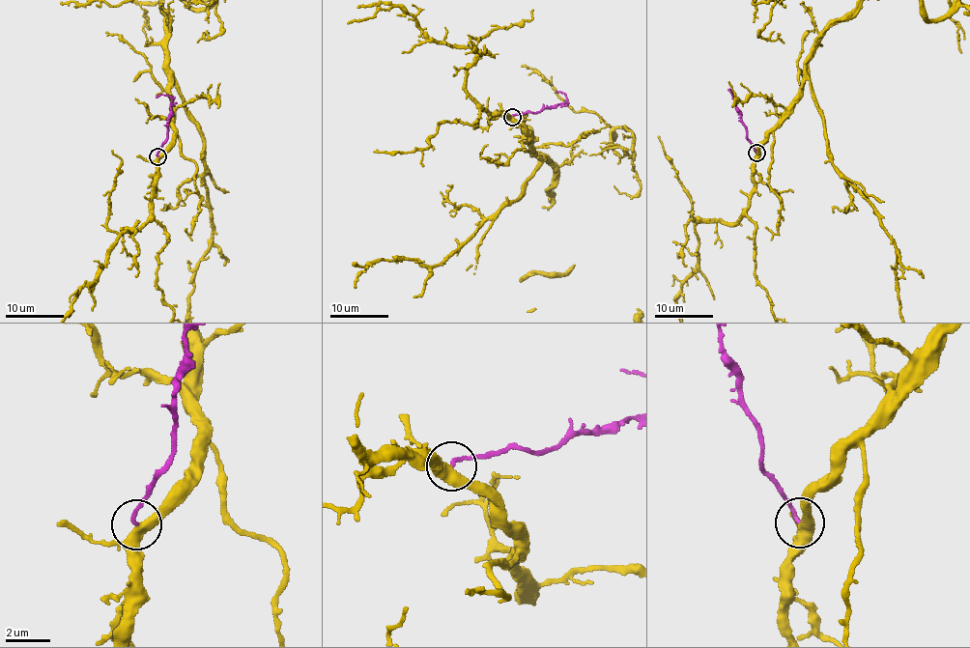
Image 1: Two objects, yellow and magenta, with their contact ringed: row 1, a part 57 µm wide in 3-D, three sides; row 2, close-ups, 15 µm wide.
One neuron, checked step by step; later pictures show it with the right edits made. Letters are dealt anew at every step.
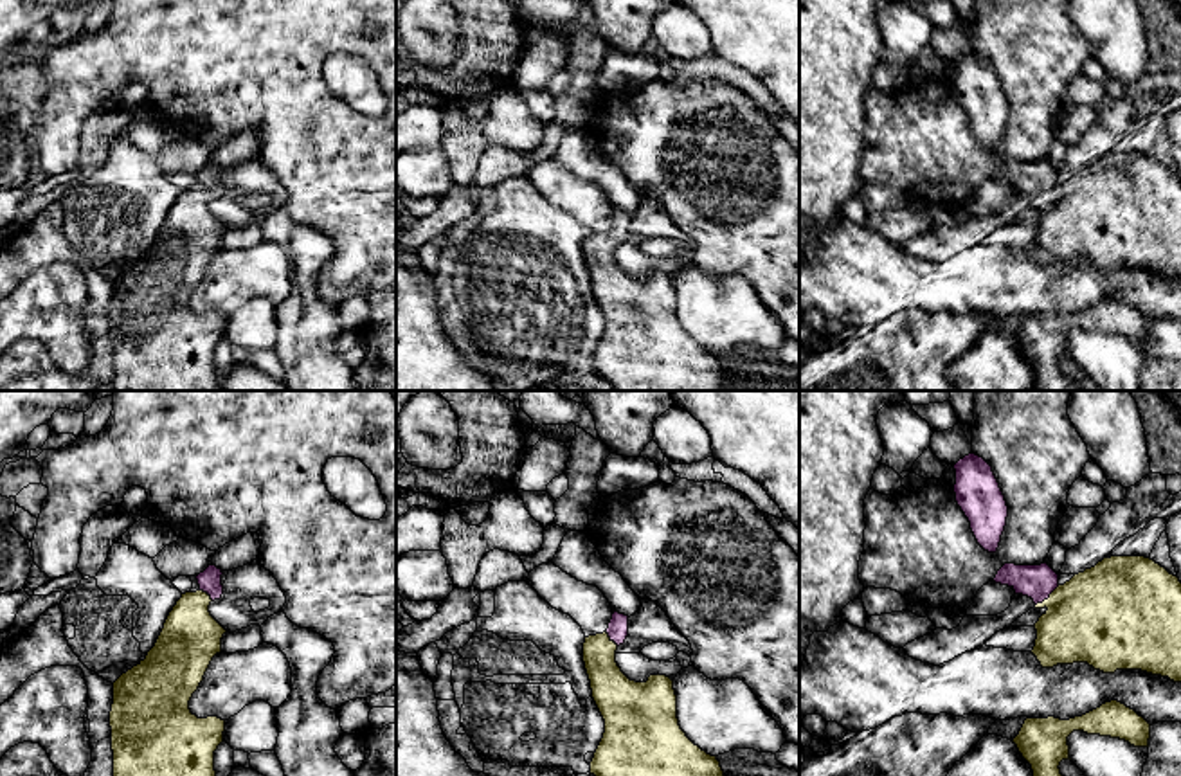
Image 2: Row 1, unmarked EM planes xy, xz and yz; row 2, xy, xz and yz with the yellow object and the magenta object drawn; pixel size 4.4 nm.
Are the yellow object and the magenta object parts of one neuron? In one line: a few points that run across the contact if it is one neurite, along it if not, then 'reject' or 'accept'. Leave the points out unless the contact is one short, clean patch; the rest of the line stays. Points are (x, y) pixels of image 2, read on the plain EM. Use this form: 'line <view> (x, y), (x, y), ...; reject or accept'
line yz (1100, 213), (1048, 195), (1037, 179); accept

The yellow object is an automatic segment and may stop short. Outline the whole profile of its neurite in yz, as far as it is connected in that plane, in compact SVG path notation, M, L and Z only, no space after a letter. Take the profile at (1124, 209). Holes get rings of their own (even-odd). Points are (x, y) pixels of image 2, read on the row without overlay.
M1111 153L1075 171L1064 182L1044 158L1041 162L1005 160L996 180L1048 205L1033 221L1037 236L1032 250L1042 265L1087 259L1104 270L1141 266L1181 279L1181 178L1145 153Z

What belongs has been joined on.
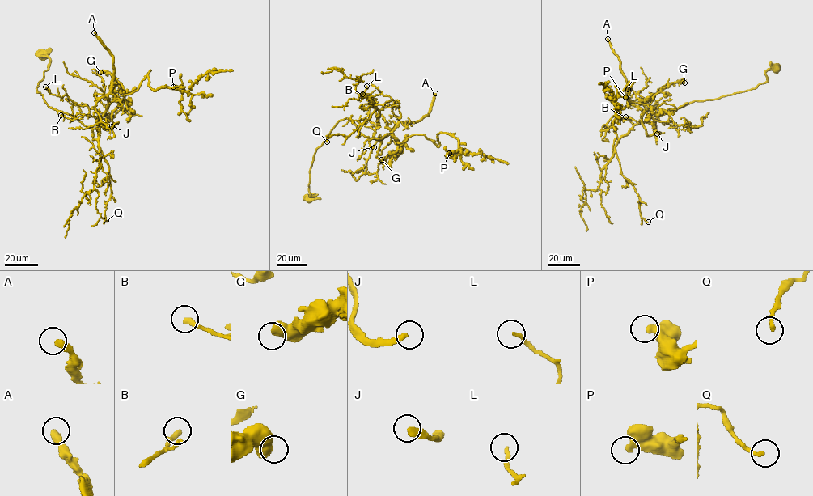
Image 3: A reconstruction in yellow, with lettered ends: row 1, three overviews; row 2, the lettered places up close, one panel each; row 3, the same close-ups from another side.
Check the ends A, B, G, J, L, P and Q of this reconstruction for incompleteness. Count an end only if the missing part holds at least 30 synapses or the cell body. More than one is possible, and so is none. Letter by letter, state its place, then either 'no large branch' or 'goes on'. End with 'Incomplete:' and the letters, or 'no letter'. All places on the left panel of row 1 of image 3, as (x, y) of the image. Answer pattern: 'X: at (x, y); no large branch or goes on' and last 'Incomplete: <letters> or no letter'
A: at (94, 32); goes on
B: at (61, 115); no large branch
G: at (100, 72); no large branch
J: at (112, 126); goes on
L: at (45, 86); no large branch
P: at (173, 86); no large branch
Q: at (106, 220); no large branch
Incomplete: A, J

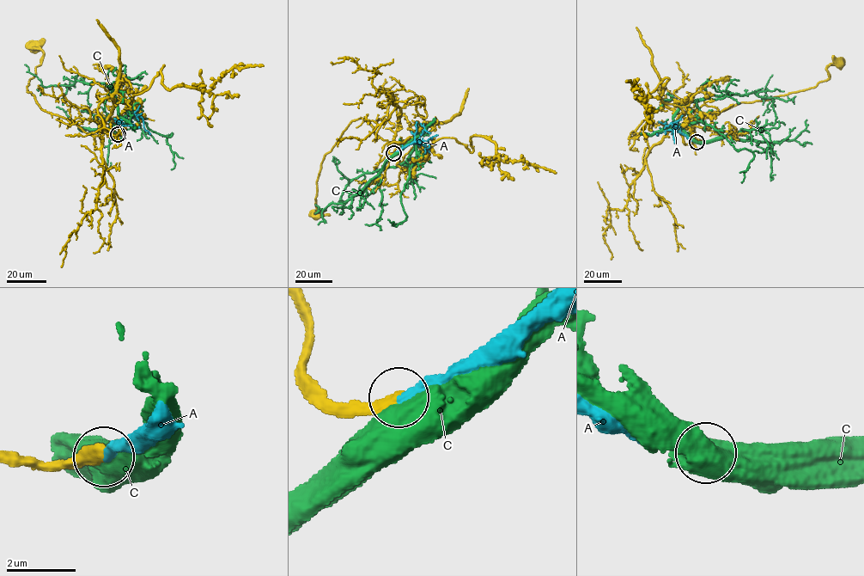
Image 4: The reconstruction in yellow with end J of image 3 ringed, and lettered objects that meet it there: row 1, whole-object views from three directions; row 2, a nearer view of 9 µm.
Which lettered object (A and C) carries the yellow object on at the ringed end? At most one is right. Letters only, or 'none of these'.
A

